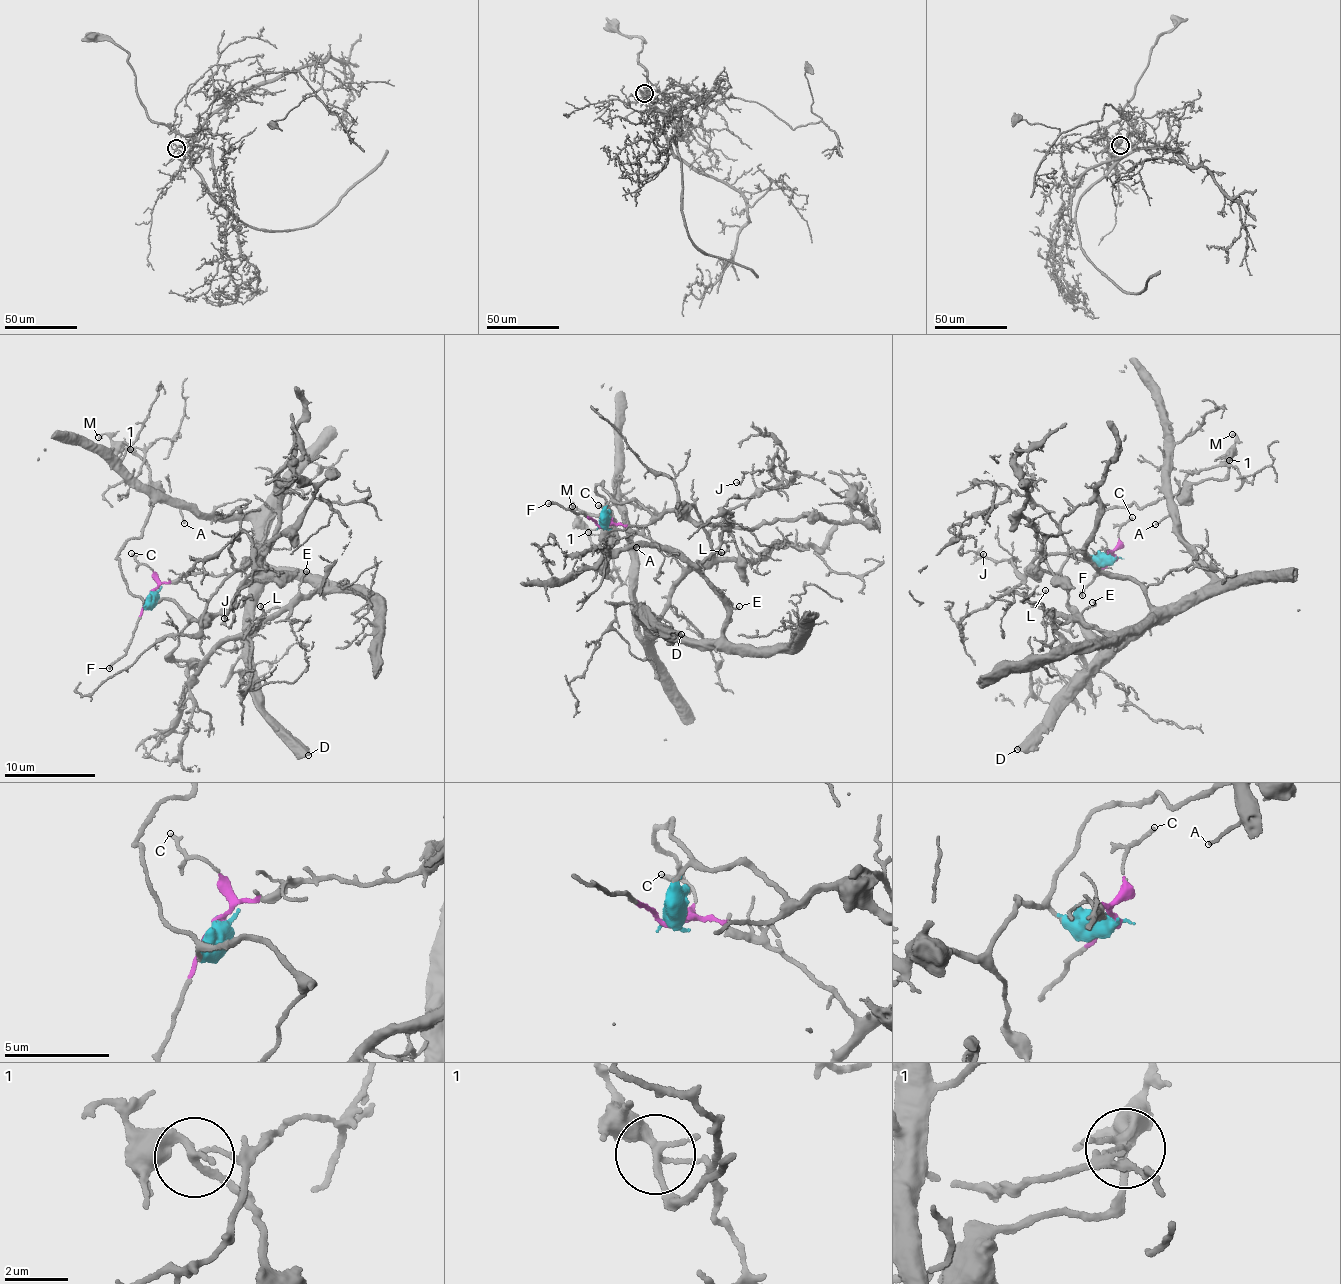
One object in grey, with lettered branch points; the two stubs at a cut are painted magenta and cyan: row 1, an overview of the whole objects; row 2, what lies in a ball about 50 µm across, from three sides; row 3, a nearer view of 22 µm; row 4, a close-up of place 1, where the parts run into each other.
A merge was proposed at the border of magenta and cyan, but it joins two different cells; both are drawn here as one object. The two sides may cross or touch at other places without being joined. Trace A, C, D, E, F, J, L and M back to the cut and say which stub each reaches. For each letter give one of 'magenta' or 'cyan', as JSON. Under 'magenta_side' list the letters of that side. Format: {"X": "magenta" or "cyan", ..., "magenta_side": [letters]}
{"A": "magenta", "C": "magenta", "D": "magenta", "E": "magenta", "F": "magenta", "J": "magenta", "L": "magenta", "M": "cyan", "magenta_side": ["A", "C", "D", "E", "F", "J", "L"]}

